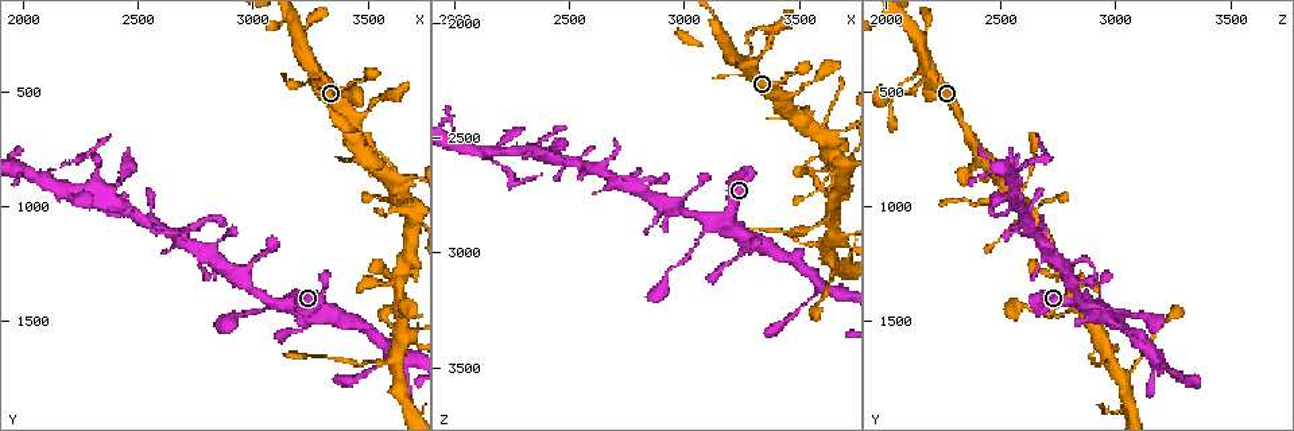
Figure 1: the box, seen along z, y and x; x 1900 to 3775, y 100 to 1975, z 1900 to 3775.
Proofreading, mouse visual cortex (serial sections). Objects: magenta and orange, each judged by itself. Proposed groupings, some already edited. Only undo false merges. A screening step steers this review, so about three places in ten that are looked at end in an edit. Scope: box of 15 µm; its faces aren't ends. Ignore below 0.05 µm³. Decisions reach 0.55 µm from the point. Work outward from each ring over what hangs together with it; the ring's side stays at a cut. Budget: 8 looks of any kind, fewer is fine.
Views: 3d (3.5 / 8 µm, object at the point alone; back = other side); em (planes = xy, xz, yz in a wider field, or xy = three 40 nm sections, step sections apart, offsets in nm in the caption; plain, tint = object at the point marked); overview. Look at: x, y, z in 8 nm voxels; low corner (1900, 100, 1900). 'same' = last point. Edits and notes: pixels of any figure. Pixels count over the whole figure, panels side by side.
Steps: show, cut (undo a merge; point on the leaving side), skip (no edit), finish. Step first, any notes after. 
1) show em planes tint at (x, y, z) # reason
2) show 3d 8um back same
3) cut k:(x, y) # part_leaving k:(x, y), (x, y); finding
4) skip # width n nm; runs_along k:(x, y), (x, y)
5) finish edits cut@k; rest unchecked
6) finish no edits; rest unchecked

show 3d 3.5um at (3520, 550, 2280) # thin neck

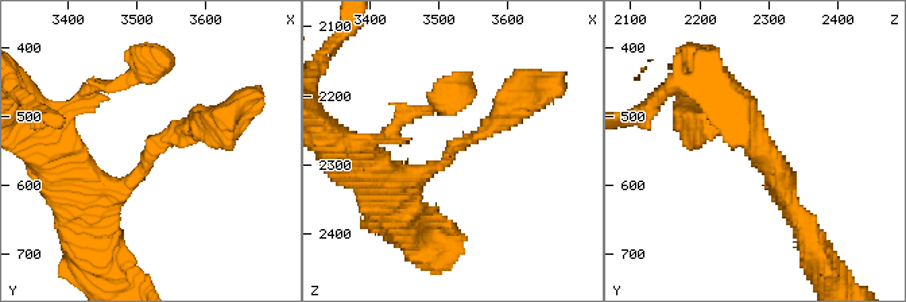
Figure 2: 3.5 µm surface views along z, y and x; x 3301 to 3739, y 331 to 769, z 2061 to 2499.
show em xy step 3 tint at (3515, 560, 2280) # arm_widths 200, 300 nm; now the EM

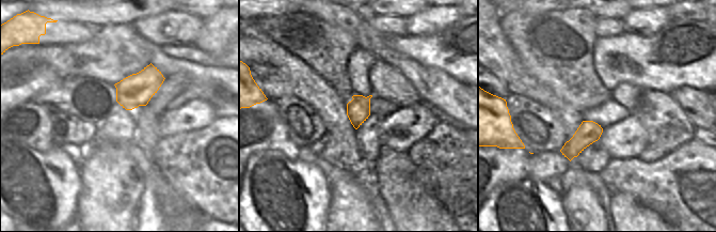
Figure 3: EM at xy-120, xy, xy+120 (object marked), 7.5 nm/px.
skip # runs_along 2:(380, 179), (426, 173), (517, 104); continuous, no second cell

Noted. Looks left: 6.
show 3d 3.5um at (3270, 410, 2160) # sharp bend

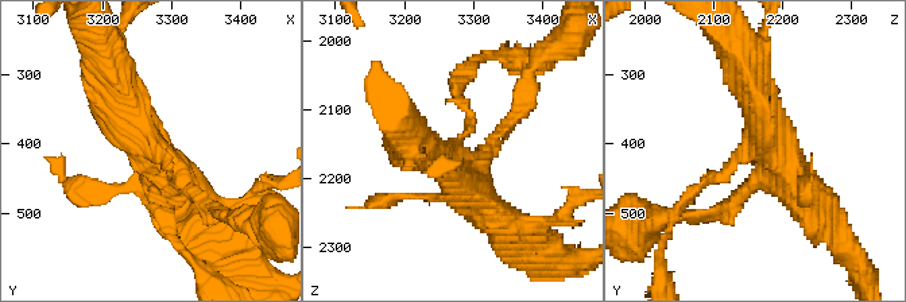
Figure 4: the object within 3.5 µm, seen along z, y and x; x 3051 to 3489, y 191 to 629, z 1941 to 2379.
show em xy step 5 tint at (3275, 410, 2165)

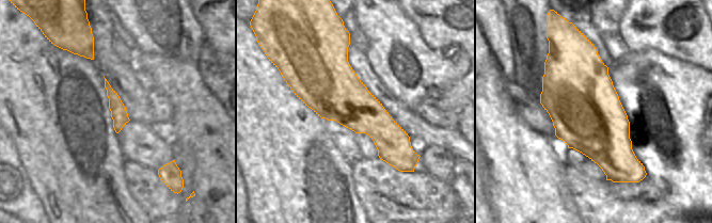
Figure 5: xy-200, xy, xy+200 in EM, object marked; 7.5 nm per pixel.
cut 4:(456, 91) # arm_widths 150, 400, 450 nm; part_leaving 4:(469, 128), (457, 86), (487, 55); two cells meet here

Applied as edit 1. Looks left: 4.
show overview # see it whole again

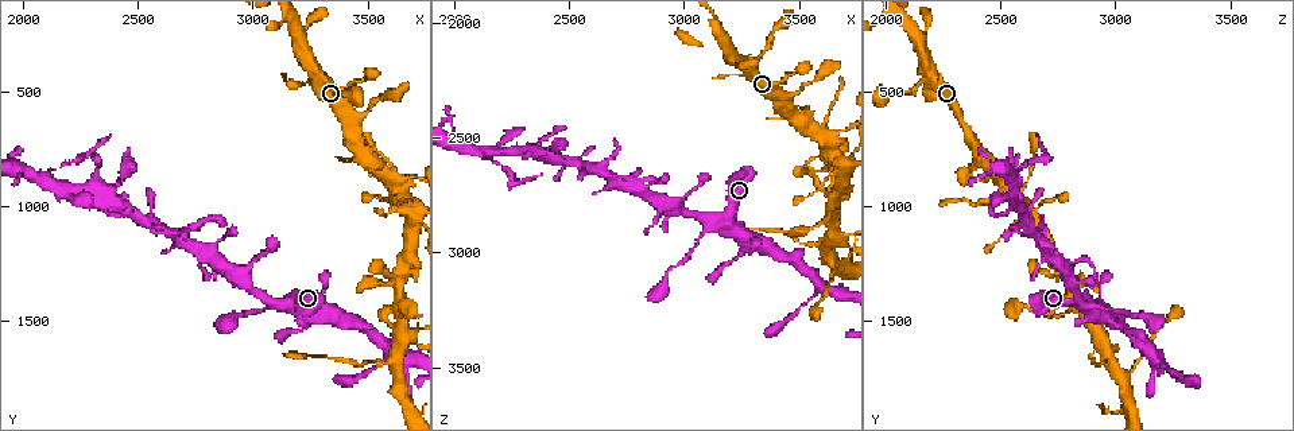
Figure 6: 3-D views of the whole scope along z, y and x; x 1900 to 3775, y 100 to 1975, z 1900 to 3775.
show 3d 3.5um at (3650, 950, 2550) # four or more arms meet

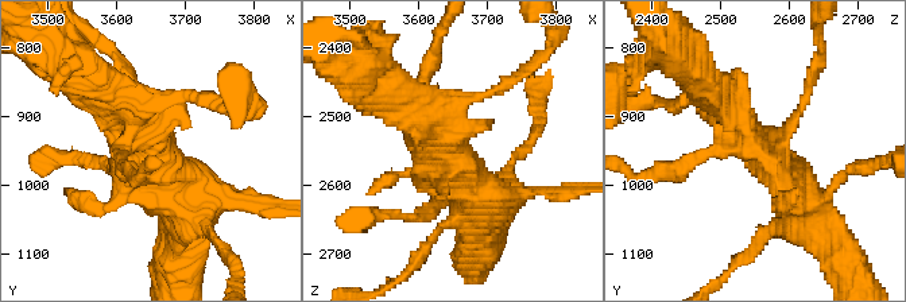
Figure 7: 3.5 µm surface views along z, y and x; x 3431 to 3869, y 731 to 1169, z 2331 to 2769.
show em xy step 2 plain at (3640, 955, 2560)

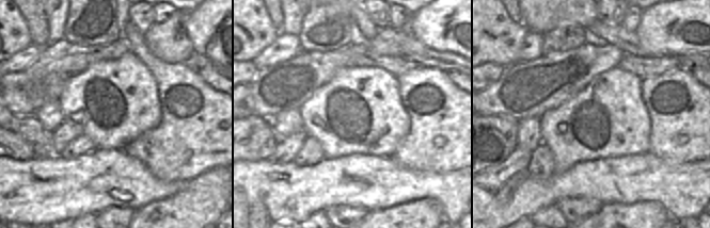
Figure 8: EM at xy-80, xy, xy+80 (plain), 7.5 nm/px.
show em xy step 2 tint same # where the object lies

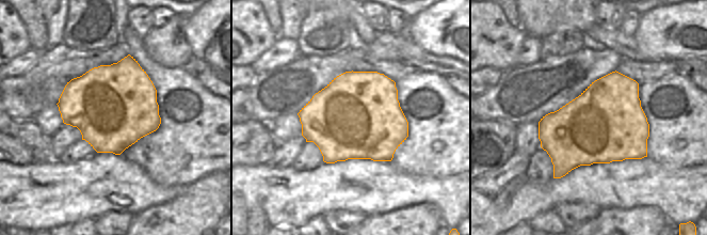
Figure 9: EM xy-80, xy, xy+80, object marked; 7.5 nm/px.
skip # width 650 nm; runs_along 7:(715, 92), (812, 212); one cell here

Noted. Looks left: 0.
finish edits cut@4; rest unchecked

